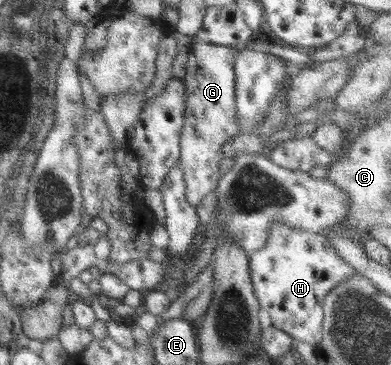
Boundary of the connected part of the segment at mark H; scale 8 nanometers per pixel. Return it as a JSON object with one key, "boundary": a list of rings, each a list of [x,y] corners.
{"boundary":[[[276,220],[268,234],[267,244],[249,256],[252,288],[255,288],[260,308],[267,310],[271,324],[296,341],[317,348],[322,339],[324,298],[356,270],[343,260],[322,232],[299,230],[282,220]]]}

